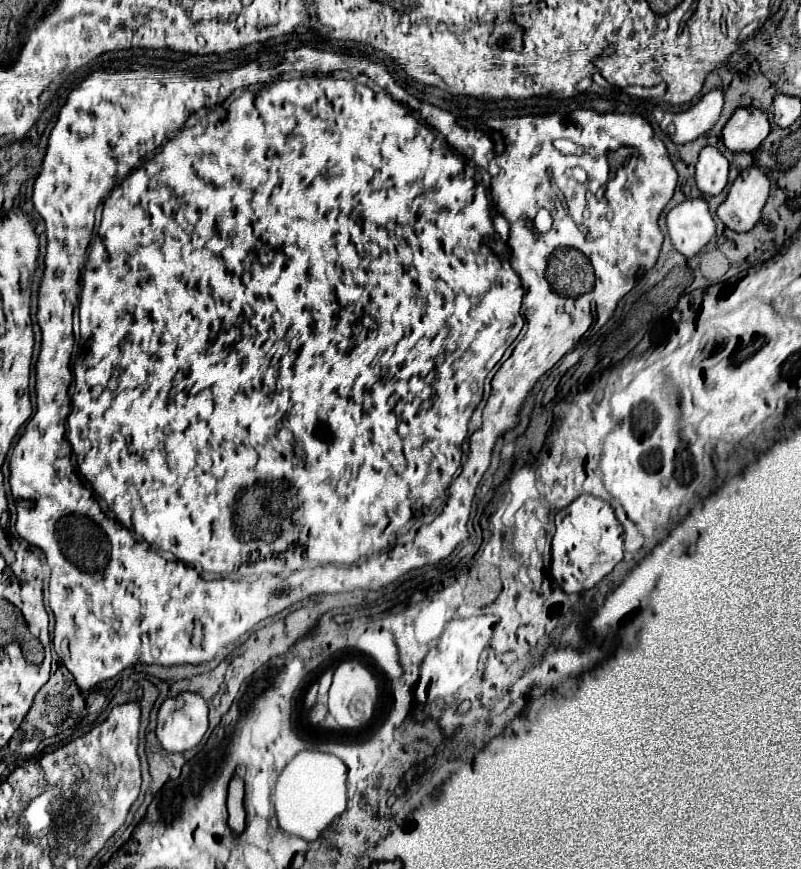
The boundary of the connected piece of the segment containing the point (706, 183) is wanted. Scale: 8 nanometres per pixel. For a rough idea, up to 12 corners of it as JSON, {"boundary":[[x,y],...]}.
{"boundary":[[706,145],[696,163],[696,185],[718,195],[728,185],[728,159]]}

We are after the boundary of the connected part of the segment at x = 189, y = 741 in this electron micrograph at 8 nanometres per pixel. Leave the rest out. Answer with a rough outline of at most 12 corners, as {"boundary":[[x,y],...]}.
{"boundary":[[184,691],[160,705],[156,733],[166,751],[196,747],[208,703]]}

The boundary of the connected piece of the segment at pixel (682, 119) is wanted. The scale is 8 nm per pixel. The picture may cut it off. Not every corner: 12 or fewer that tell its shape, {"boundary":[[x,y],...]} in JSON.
{"boundary":[[724,89],[706,93],[688,111],[666,113],[660,129],[690,143],[714,127]]}

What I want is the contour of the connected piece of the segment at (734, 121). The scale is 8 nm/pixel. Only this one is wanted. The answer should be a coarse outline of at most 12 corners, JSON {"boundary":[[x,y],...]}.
{"boundary":[[736,109],[722,137],[730,151],[754,151],[770,133],[764,111]]}

